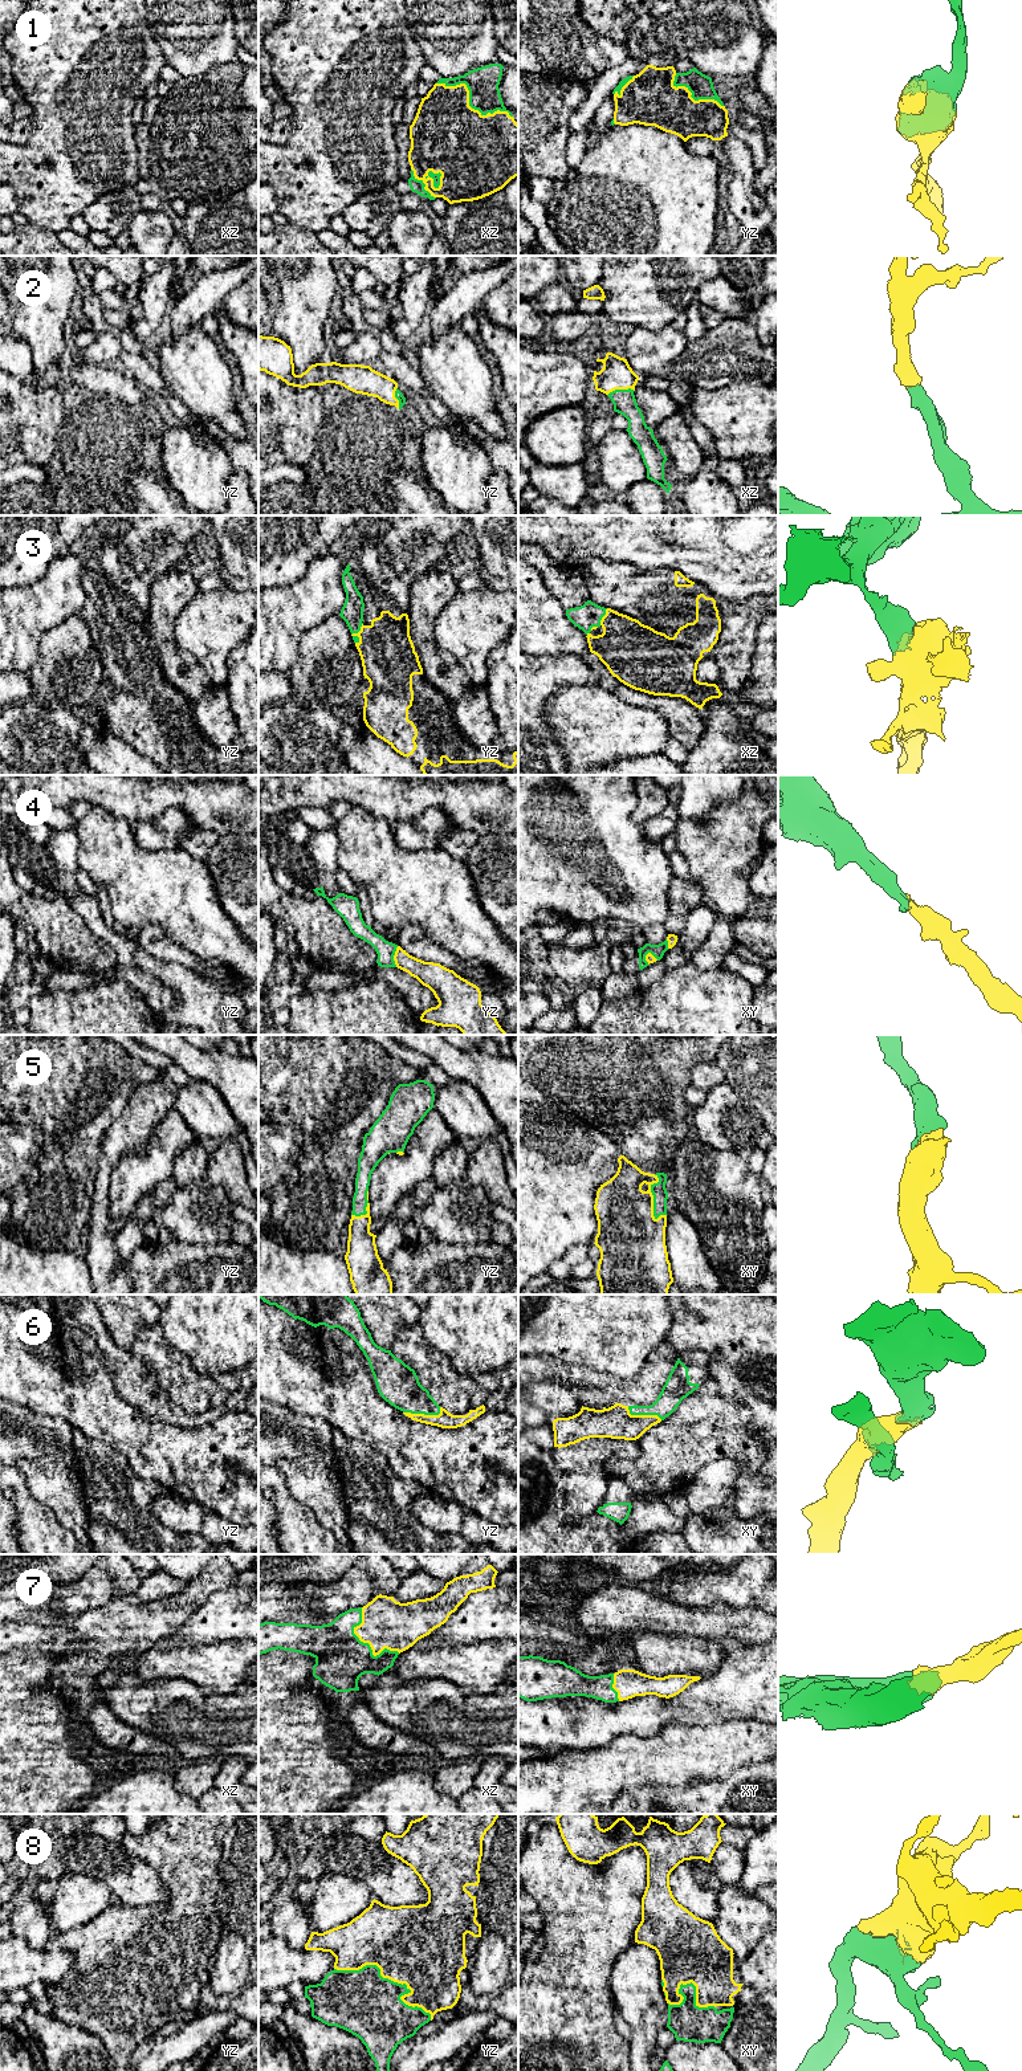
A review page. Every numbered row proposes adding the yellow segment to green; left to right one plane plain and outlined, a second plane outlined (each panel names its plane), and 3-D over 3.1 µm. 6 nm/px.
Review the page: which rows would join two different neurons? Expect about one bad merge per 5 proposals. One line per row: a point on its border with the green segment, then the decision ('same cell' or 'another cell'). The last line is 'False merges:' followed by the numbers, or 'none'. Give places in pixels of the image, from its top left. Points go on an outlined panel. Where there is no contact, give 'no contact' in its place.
1: xz (469, 102) | same cell
2: xz (621, 390) | same cell
3: yz (357, 632) | same cell
4: yz (393, 957) | same cell
5: xy (654, 1197) | same cell
6: yz (423, 1413) | same cell
7: xz (366, 1643) | same cell
8: yz (393, 1981) | same cell
False merges: none

